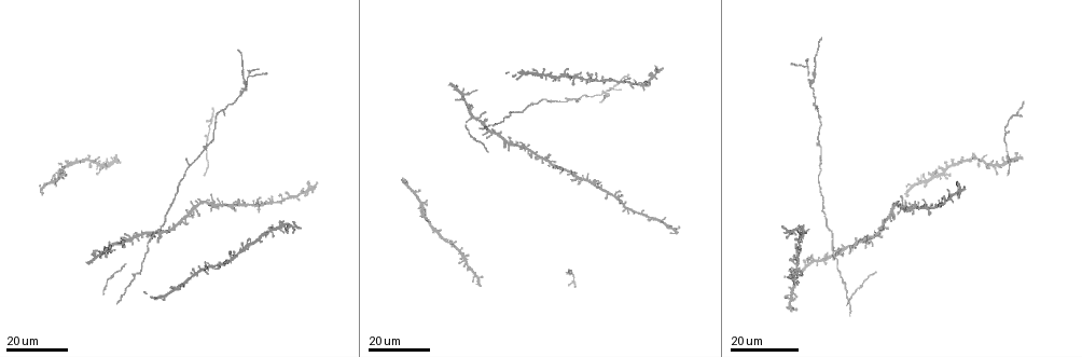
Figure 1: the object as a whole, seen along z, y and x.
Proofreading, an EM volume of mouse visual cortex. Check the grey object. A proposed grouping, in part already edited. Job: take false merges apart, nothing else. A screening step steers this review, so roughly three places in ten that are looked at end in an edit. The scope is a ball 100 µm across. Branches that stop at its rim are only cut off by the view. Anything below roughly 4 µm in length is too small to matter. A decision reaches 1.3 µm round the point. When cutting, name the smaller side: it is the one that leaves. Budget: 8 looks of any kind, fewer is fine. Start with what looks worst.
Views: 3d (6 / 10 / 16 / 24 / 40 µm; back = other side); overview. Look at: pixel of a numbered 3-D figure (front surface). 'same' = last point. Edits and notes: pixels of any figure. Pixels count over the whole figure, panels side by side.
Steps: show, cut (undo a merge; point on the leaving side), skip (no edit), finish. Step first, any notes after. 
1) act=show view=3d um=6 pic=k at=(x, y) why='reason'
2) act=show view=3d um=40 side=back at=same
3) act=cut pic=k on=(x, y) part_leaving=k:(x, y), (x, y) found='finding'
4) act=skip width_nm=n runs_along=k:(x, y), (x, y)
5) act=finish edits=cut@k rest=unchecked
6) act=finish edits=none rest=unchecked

act=show view=3d um=16 pic=1 at=(464, 95) why='small branch off a trunk'

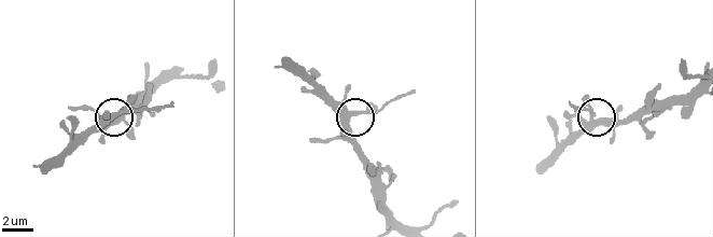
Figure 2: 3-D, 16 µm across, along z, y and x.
act=show view=3d um=10 pic=2 at=(350, 110)

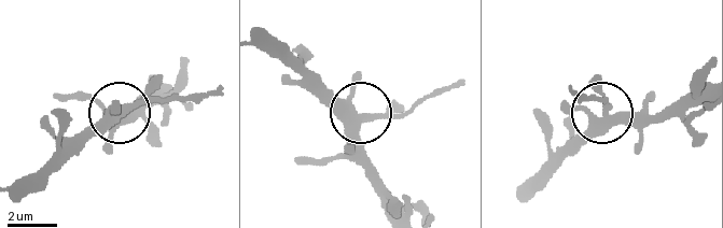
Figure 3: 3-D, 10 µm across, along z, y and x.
act=skip width_nm=340 found='all the same neuron'

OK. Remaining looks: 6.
act=show view=3d um=16 pic=1 at=(806, 65) why='arms part here'

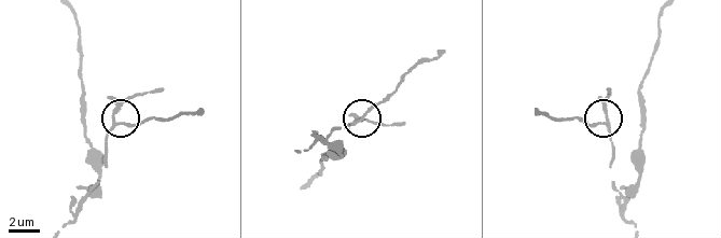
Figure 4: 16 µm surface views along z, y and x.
act=show view=3d um=10 pic=4 at=(359, 119) why='closer look'

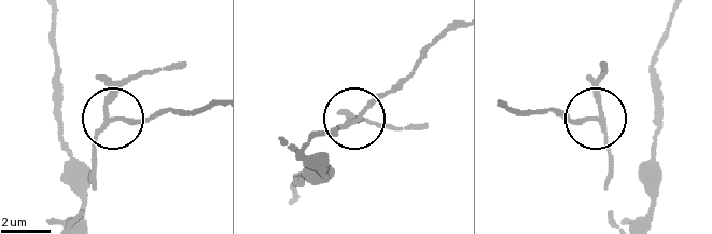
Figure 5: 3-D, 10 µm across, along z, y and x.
act=cut pic=5 on=(139, 121) width_nm=150 part_leaving=5:(114, 120), (150, 120), (211, 106) found='a second neuron is stuck on'

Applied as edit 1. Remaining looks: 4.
act=show view=overview

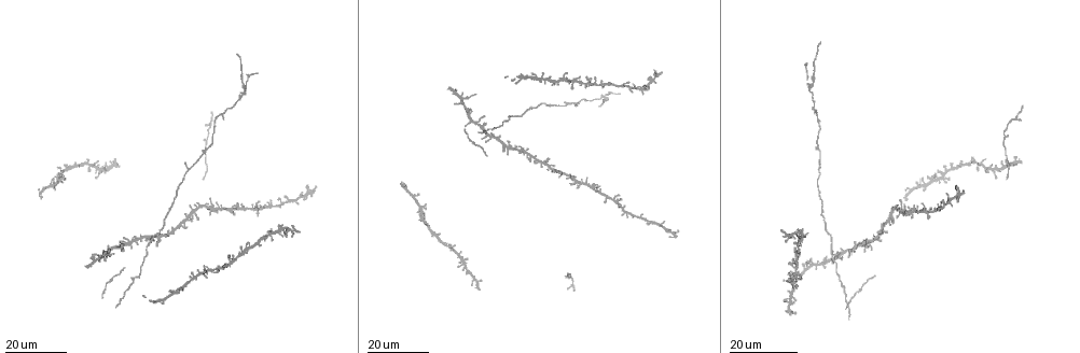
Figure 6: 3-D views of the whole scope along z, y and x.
act=show view=3d um=16 pic=6 at=(625, 211) why='four or more arms meet'

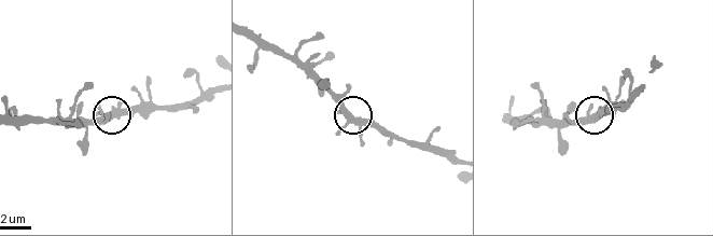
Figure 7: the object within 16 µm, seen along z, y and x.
act=show view=3d um=6 pic=7 at=(352, 120) why='zoom in'

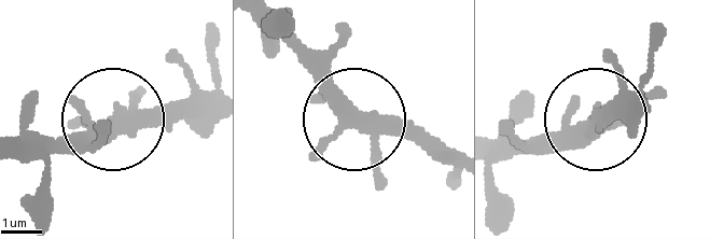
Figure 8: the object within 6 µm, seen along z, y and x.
act=skip width_nm=340 runs_along=8:(14, 141), (75, 144), (127, 114), (209, 114) found='one neuron here'

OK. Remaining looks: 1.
act=finish edits=cut@5 rest=unchecked

